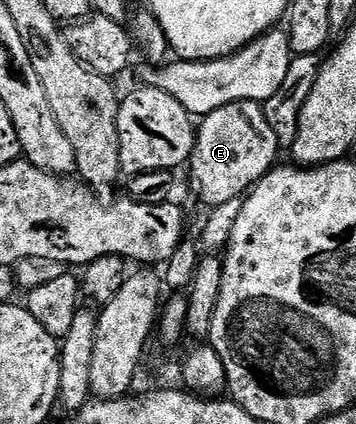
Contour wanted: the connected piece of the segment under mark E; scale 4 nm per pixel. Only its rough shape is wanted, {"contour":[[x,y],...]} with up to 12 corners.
{"contour":[[259,102],[203,115],[192,186],[211,208],[244,195],[282,150]]}

